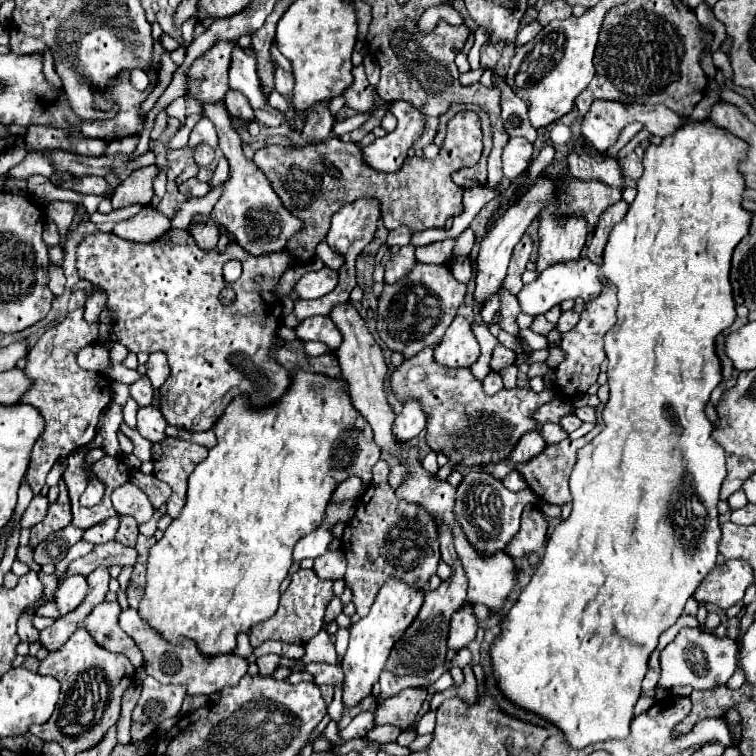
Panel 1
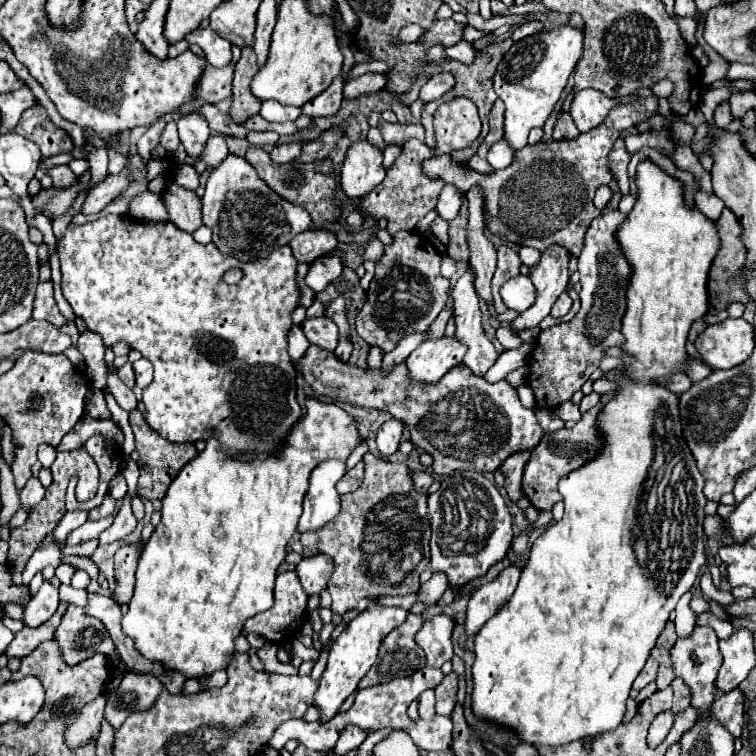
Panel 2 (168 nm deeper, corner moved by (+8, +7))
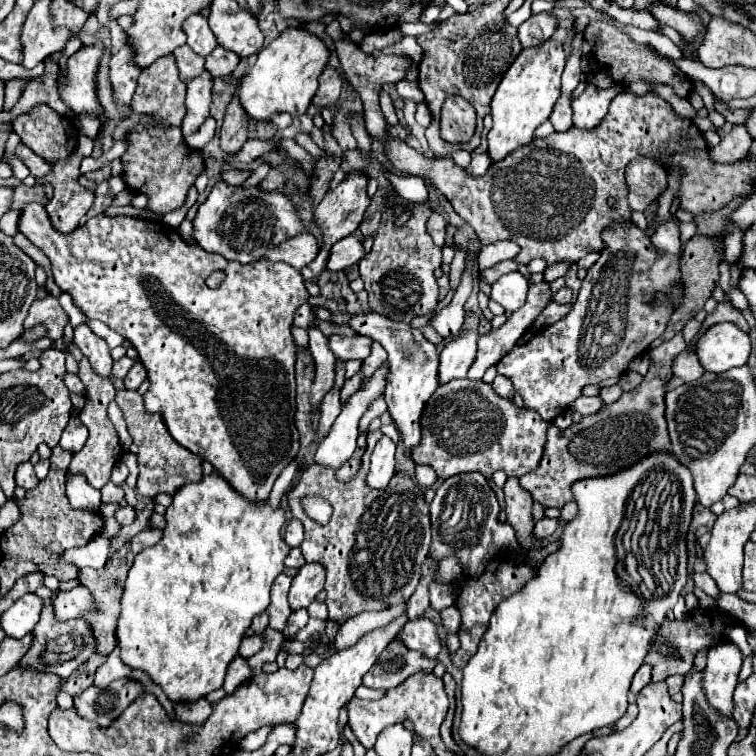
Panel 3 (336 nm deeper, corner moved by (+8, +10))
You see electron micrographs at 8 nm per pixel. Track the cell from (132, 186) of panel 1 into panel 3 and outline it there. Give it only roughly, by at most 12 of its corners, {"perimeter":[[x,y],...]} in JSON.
{"perimeter":[[81,134],[69,158],[37,178],[55,194],[47,212],[71,232],[93,206],[95,192],[79,184],[80,163],[93,141]]}

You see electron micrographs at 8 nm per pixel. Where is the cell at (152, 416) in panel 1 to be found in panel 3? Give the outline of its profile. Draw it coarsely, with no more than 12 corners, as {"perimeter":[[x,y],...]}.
{"perimeter":[[87,324],[75,326],[73,342],[91,368],[111,380],[113,358],[105,340]]}

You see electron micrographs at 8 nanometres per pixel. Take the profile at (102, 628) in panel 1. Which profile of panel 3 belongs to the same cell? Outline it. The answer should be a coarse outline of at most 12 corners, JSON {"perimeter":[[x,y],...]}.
{"perimeter":[[49,604],[21,662],[71,676],[97,652],[83,618],[57,620]]}

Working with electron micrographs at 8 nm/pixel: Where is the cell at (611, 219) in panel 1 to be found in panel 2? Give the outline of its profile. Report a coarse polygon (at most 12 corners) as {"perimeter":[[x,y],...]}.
{"perimeter":[[621,211],[591,221],[581,309],[539,333],[527,385],[537,409],[569,401],[625,343],[631,265]]}

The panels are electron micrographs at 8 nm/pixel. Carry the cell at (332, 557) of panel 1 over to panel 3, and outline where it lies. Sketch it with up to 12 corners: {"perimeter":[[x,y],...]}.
{"perimeter":[[307,562],[289,590],[293,610],[307,608],[325,584],[325,566]]}

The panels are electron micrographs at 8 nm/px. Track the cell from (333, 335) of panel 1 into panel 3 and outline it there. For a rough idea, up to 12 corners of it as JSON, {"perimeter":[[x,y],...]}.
{"perimeter":[[329,336],[335,358],[365,360],[371,352],[367,336]]}

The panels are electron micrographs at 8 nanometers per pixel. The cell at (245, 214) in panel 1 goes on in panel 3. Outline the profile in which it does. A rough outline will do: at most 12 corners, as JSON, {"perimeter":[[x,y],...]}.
{"perimeter":[[213,184],[201,248],[241,264],[305,232],[289,196]]}

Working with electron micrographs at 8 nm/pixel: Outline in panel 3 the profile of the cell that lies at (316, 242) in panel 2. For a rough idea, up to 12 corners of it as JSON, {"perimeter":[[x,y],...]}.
{"perimeter":[[297,234],[265,258],[299,270],[319,254],[313,234]]}

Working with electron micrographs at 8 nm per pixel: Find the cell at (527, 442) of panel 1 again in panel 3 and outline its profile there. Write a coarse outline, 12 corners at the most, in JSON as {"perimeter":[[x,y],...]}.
{"perimeter":[[519,478],[505,482],[507,522],[517,530],[521,548],[539,548],[531,536],[533,498]]}

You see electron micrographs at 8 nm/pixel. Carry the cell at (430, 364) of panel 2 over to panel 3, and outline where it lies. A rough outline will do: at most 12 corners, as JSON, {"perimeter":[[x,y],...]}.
{"perimeter":[[375,312],[349,326],[381,342],[385,402],[405,452],[421,440],[423,406],[439,386],[439,352],[409,324]]}

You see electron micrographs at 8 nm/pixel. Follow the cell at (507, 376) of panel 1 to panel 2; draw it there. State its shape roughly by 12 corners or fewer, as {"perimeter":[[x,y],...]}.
{"perimeter":[[473,271],[453,289],[463,365],[485,375],[499,353],[481,325]]}

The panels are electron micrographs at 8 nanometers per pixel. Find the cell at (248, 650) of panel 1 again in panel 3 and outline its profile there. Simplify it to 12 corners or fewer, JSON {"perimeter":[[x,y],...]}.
{"perimeter":[[245,636],[239,656],[249,658],[263,648],[261,636]]}

